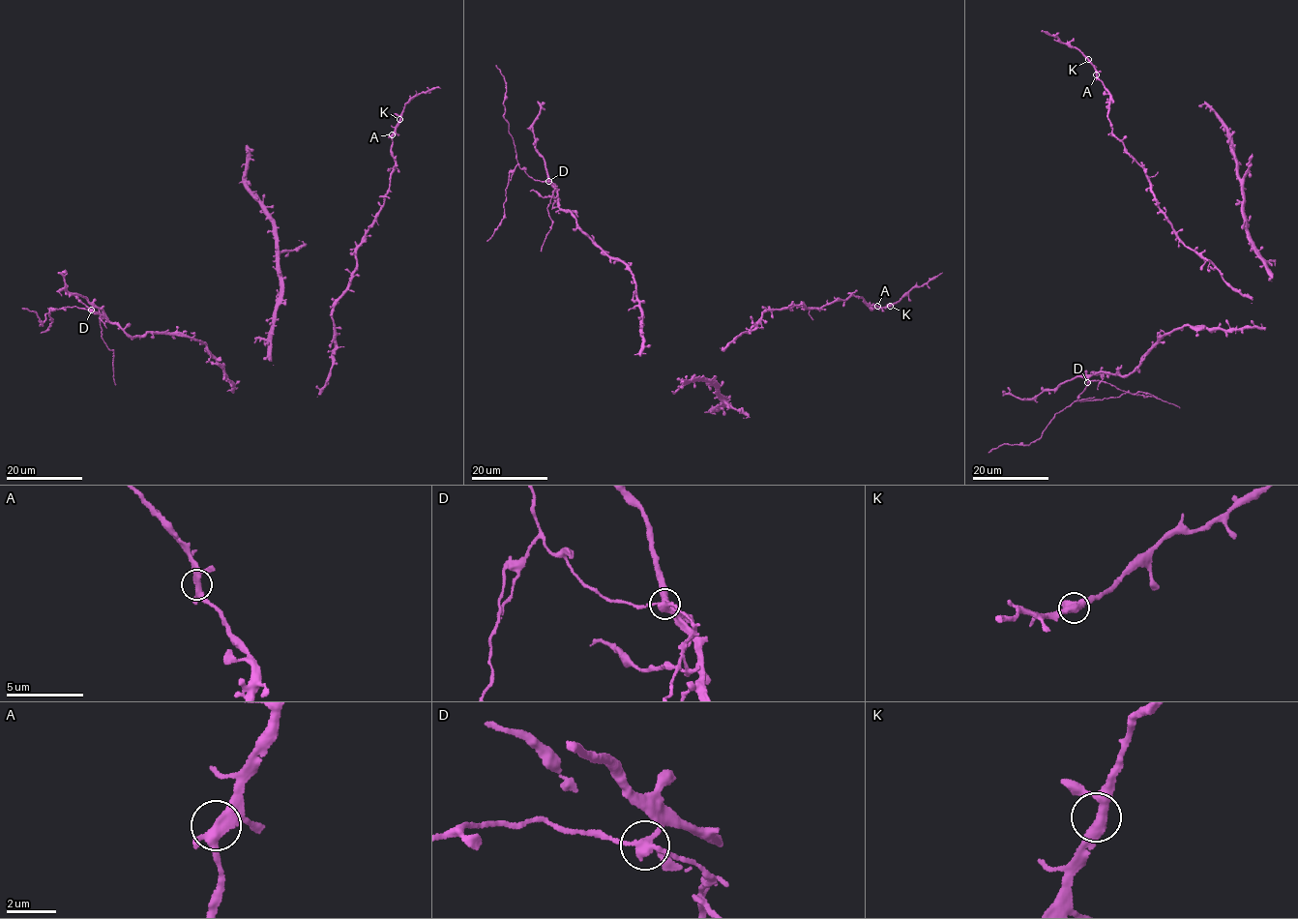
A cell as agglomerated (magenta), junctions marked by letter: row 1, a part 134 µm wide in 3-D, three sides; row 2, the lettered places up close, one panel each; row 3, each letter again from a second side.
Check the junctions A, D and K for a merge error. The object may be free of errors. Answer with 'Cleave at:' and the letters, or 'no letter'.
Cleave at: D

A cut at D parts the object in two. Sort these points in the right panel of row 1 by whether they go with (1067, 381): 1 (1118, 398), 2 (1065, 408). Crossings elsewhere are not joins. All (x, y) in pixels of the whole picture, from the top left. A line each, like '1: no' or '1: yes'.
1: no
2: no

